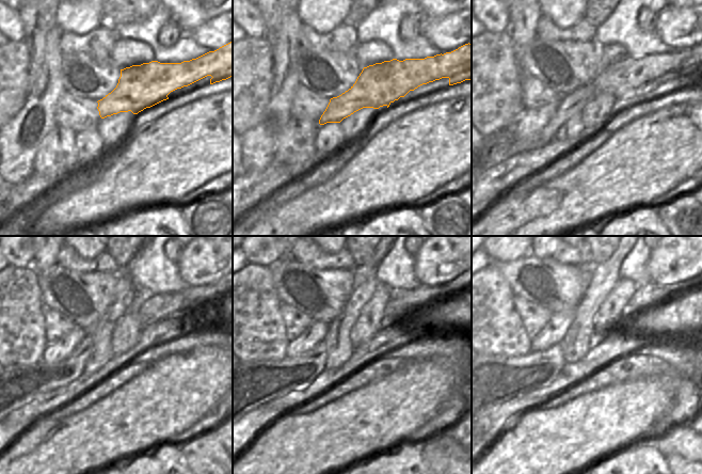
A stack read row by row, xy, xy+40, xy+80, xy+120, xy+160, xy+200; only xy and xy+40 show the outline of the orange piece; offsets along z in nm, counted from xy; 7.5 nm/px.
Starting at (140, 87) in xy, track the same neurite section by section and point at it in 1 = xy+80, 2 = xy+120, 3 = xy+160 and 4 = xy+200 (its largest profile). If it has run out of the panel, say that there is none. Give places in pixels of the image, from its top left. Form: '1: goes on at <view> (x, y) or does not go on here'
1: goes on at xy+80 (621, 78)
2: goes on at xy+120 (15, 385)
3: goes on at xy+160 (254, 383)
4: goes on at xy+200 (493, 380)

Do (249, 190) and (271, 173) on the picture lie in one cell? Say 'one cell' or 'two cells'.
one cell

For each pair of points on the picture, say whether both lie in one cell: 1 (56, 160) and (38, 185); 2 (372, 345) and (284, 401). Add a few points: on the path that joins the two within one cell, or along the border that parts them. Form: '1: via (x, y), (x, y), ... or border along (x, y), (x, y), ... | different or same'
1: border along (33, 171), (57, 180) | different
2: via (350, 366), (337, 376), (328, 378), (306, 394) | same

